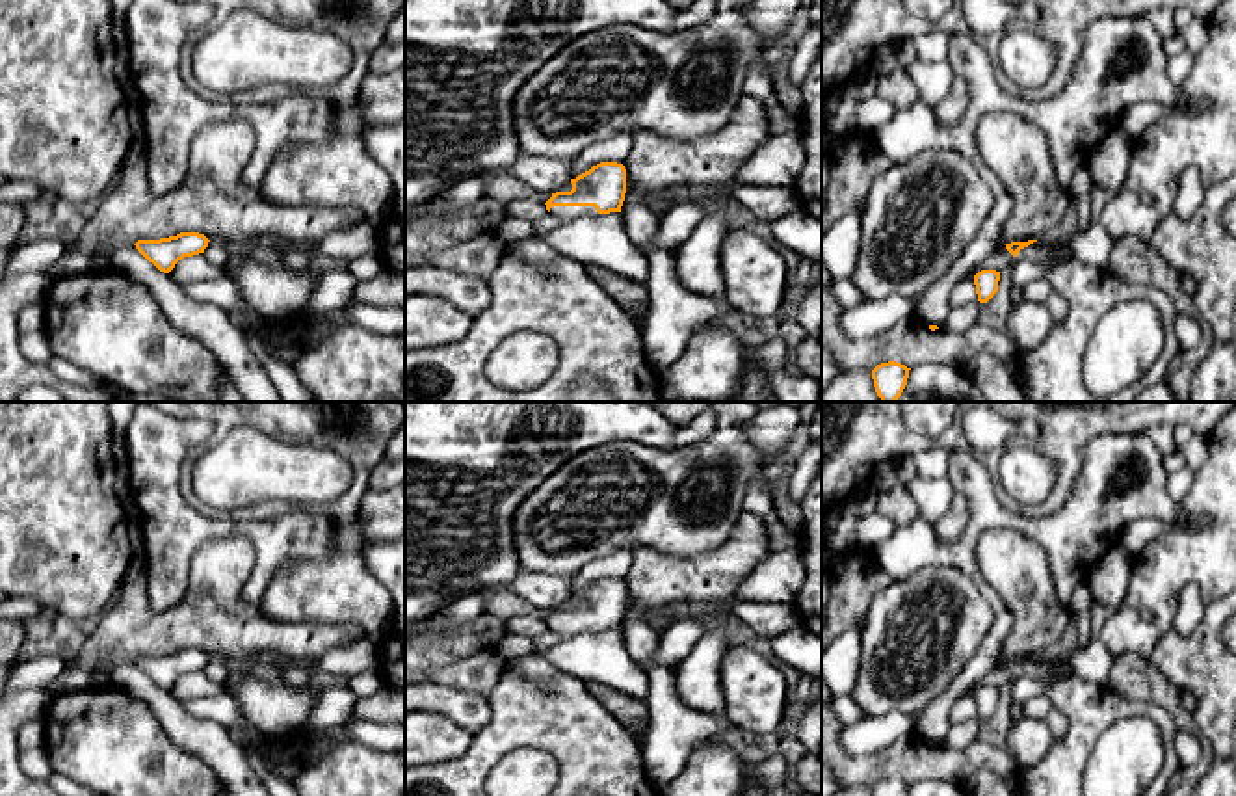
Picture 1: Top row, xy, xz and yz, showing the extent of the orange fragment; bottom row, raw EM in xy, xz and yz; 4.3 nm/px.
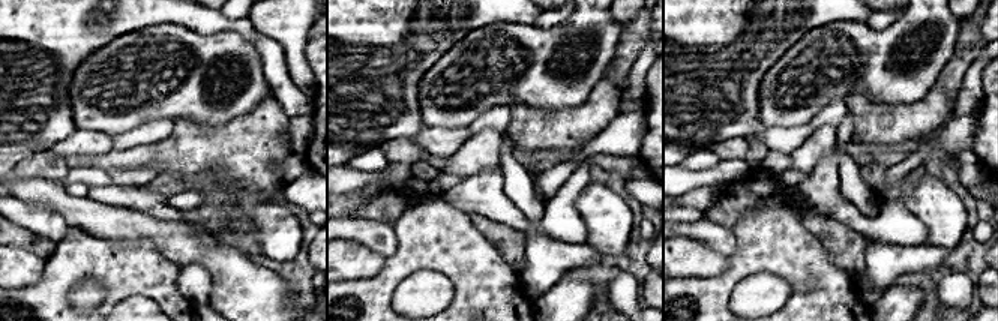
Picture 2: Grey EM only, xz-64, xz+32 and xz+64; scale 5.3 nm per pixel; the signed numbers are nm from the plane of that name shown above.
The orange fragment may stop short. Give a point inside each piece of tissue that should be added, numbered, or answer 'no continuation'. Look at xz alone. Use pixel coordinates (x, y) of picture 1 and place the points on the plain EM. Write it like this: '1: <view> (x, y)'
1: xz (565, 631)

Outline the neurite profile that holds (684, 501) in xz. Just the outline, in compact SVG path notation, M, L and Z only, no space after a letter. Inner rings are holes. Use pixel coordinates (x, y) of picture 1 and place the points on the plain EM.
M716 402L716 431L695 444L671 450L613 441L574 456L548 476L517 510L513 539L522 571L576 575L589 562L619 549L654 549L673 556L695 556L723 545L745 510L745 495L755 474L766 467L764 456L747 439L743 426L756 415L753 402Z

